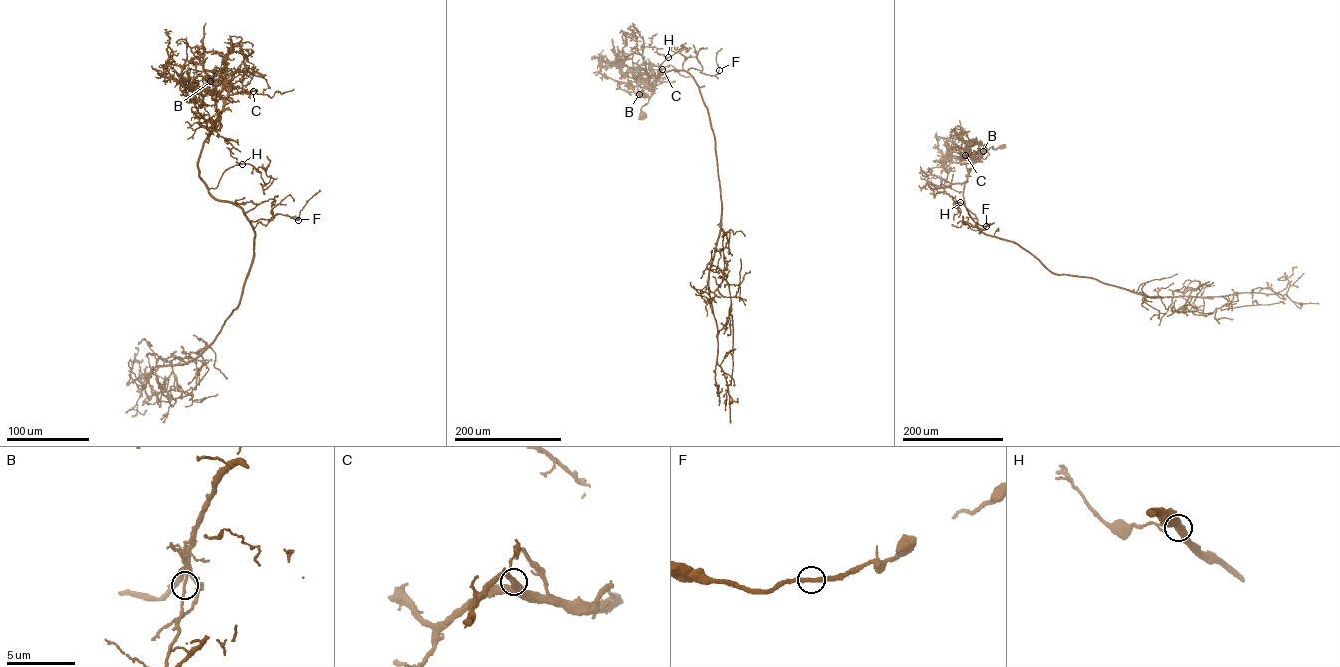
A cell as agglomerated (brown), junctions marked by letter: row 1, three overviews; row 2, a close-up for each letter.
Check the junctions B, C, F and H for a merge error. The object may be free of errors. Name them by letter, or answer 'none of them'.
B

